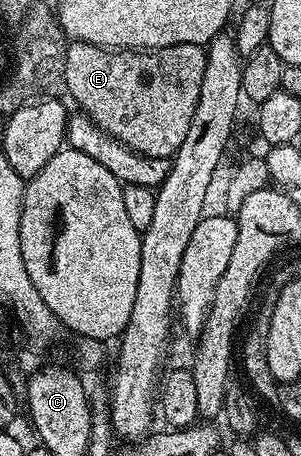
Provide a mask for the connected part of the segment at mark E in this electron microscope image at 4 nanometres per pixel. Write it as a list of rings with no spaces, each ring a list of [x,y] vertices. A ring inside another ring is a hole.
[[[70,40],[65,46],[65,91],[77,100],[76,108],[107,131],[107,135],[119,139],[136,153],[172,158],[187,136],[187,127],[191,127],[191,115],[195,115],[195,103],[199,103],[199,87],[203,87],[204,66],[205,49],[191,43],[138,51],[106,49],[104,45]]]

